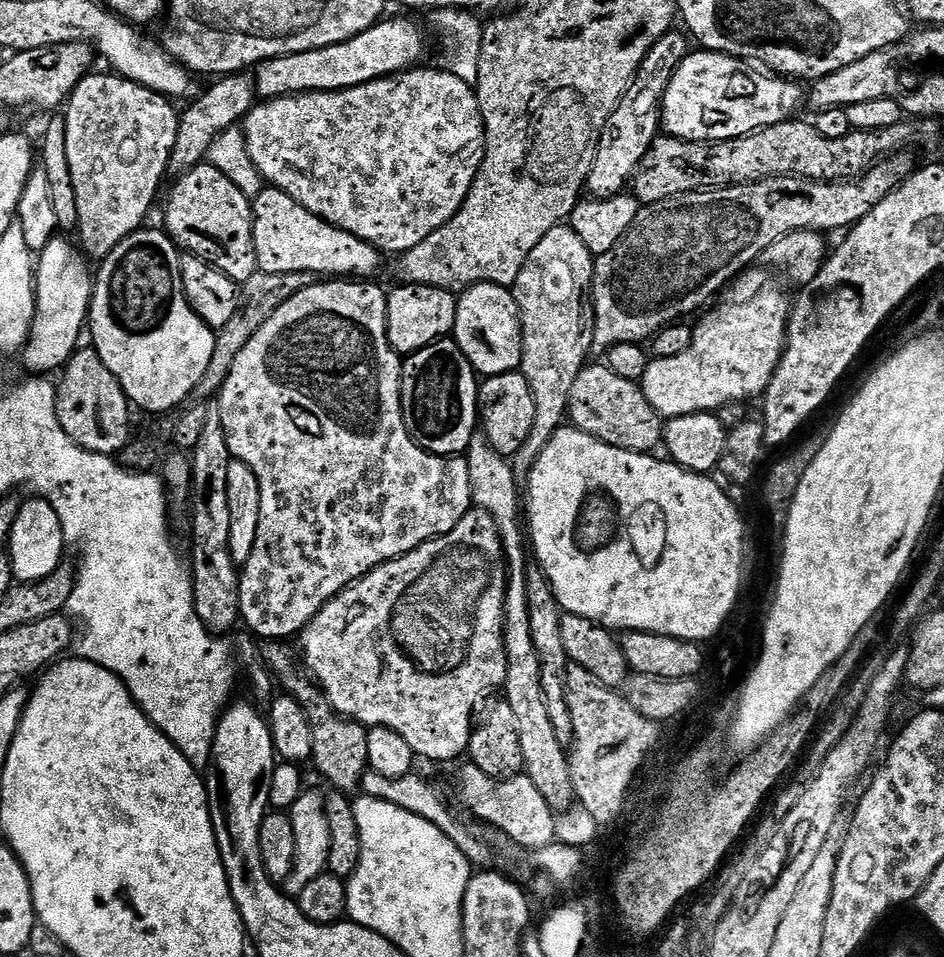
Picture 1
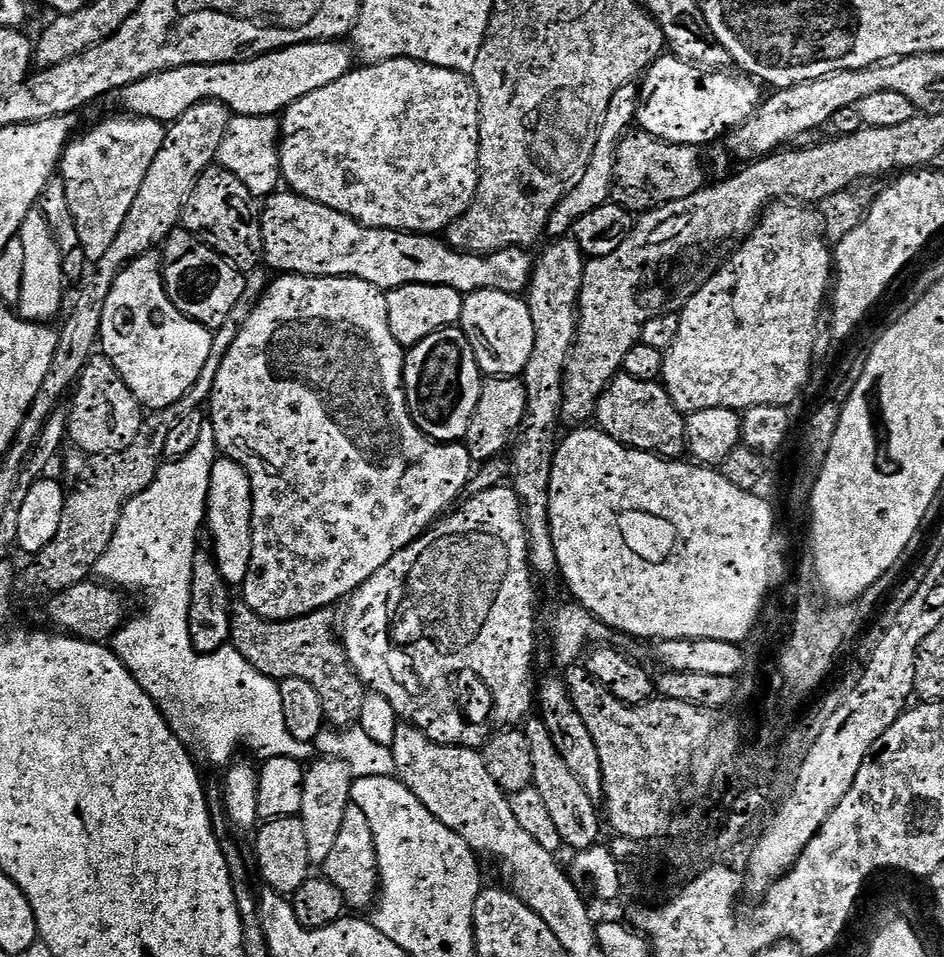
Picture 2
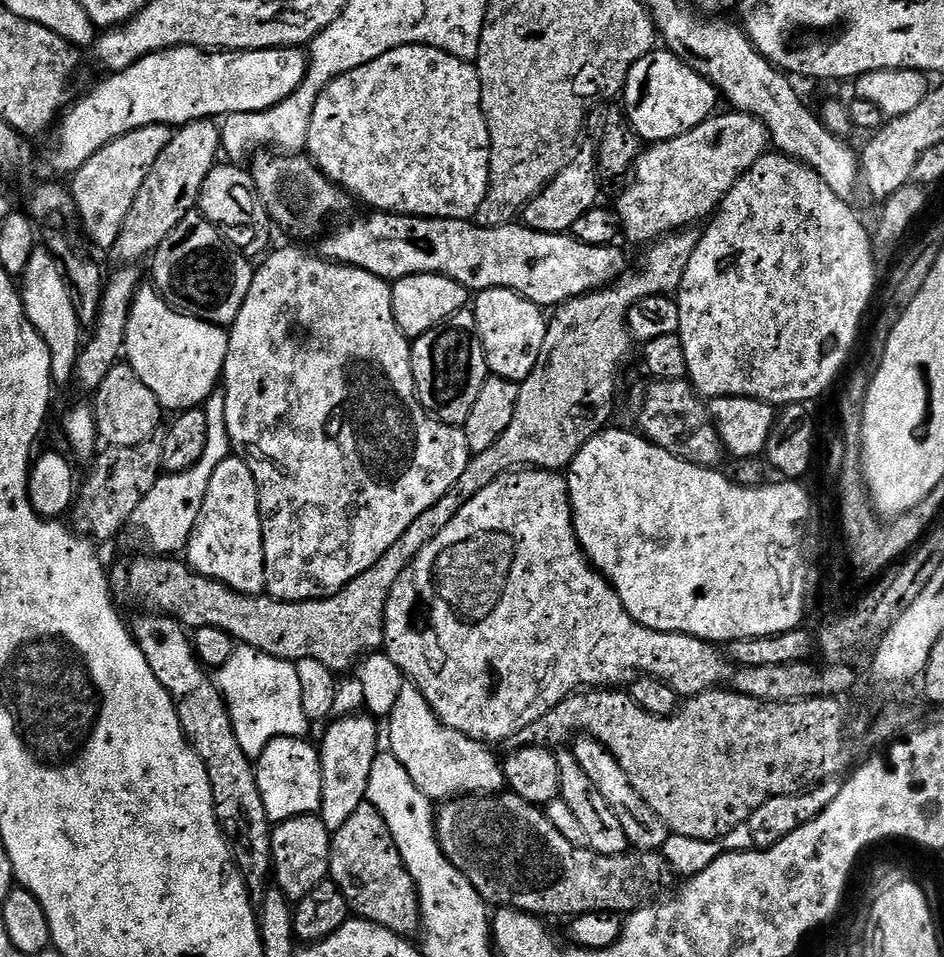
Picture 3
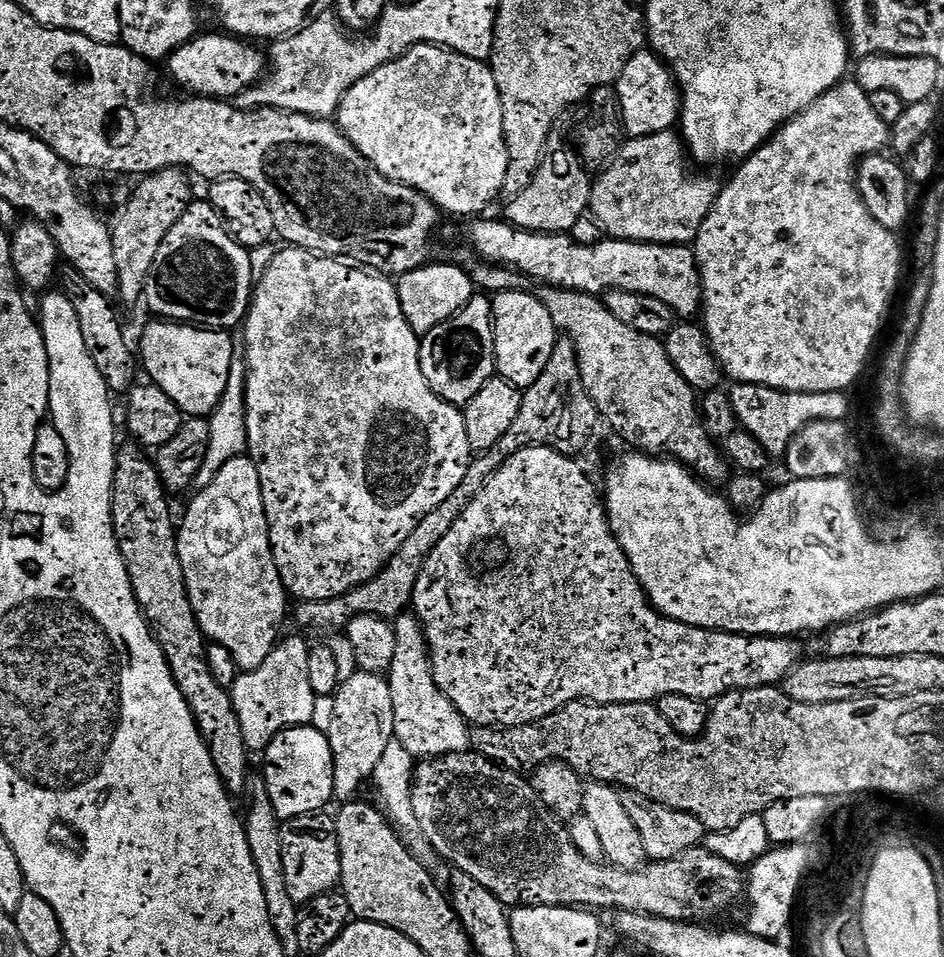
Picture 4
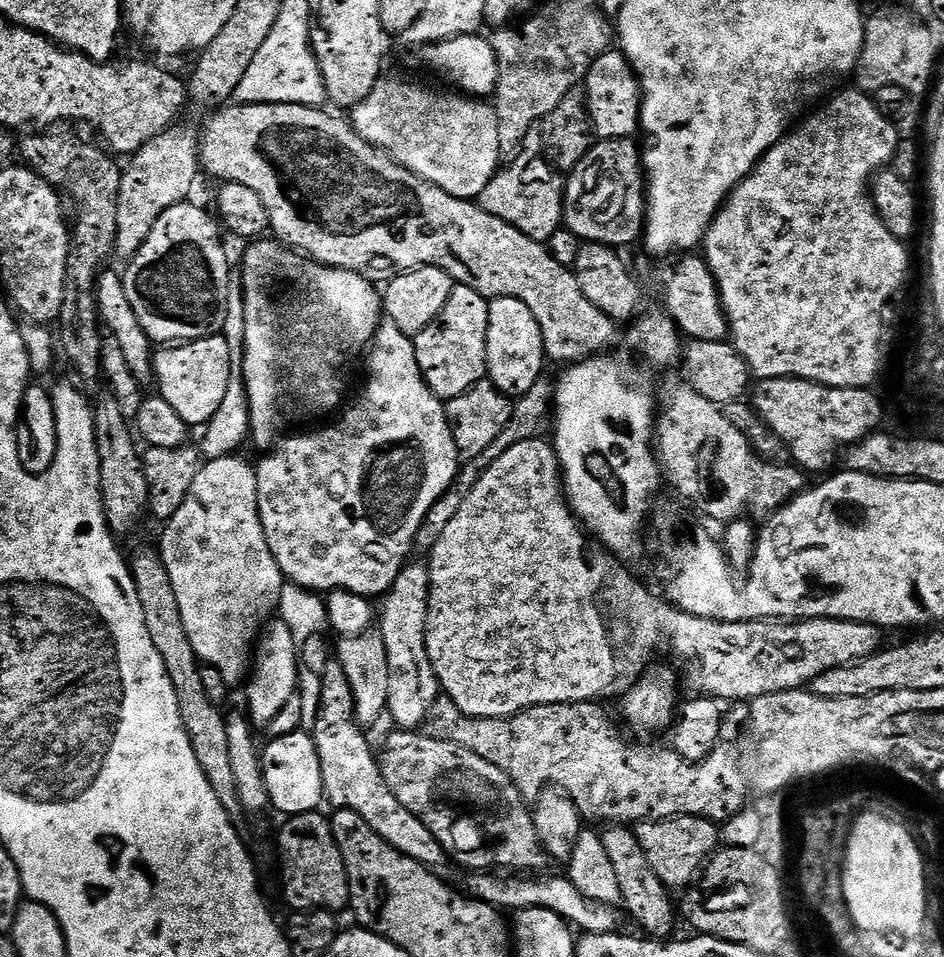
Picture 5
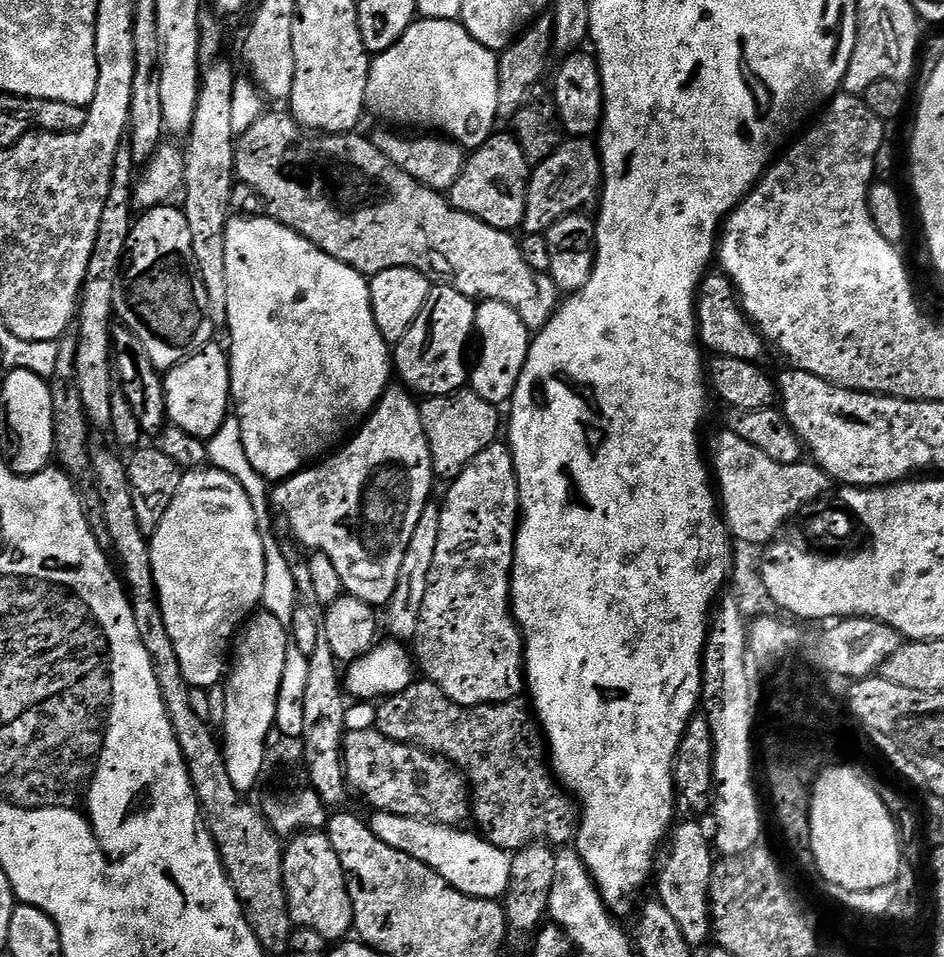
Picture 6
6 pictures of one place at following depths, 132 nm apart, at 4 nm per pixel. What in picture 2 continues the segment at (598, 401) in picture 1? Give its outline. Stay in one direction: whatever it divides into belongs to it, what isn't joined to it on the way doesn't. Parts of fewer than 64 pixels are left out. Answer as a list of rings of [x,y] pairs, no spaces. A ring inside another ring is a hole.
[[[618,374],[608,383],[608,388],[596,404],[594,417],[600,431],[620,444],[639,452],[650,452],[653,456],[663,456],[666,460],[685,455],[688,447],[685,419],[685,413],[674,406],[663,383],[654,380],[642,382],[623,374]]]

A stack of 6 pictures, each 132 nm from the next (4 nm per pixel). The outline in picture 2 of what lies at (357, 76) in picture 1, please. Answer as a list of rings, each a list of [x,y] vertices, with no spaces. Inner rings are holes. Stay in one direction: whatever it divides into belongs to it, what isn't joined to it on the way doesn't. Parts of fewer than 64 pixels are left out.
[[[347,43],[291,44],[289,48],[267,52],[265,56],[253,56],[250,60],[237,60],[234,64],[187,64],[181,68],[155,72],[153,76],[142,78],[129,88],[123,89],[119,93],[118,99],[124,103],[123,111],[125,113],[161,122],[174,121],[182,114],[186,114],[186,110],[190,110],[190,106],[207,100],[220,101],[228,107],[229,112],[237,116],[276,116],[283,113],[284,109],[294,102],[306,98],[306,94],[314,94],[314,90],[318,90],[322,86],[330,86],[330,82],[338,82],[338,78],[351,72],[353,67],[354,53]]]

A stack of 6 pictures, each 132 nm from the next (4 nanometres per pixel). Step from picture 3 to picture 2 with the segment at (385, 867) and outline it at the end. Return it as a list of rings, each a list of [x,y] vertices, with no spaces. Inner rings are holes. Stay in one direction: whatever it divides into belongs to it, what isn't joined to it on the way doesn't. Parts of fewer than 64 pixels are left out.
[[[349,804],[346,815],[342,817],[342,830],[338,830],[338,839],[330,849],[330,858],[326,858],[322,865],[322,875],[342,890],[342,898],[349,909],[368,910],[375,905],[380,895],[380,867],[374,846],[374,830],[370,830],[366,813],[357,804]]]

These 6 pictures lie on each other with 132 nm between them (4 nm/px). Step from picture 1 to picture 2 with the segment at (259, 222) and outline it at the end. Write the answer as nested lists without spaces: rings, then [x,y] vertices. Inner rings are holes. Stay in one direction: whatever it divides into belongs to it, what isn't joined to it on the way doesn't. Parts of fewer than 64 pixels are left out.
[[[277,190],[267,197],[263,204],[259,213],[264,243],[262,260],[269,269],[277,268],[275,271],[280,274],[349,276],[362,282],[370,282],[382,290],[401,288],[407,284],[441,284],[465,294],[482,290],[520,294],[527,289],[528,282],[532,279],[534,260],[531,255],[527,256],[529,253],[523,247],[502,249],[488,255],[459,252],[432,234],[395,232],[389,228],[371,228],[360,224],[338,210],[330,210],[330,206],[322,206],[318,202],[307,200],[304,196],[297,196],[291,190]]]

